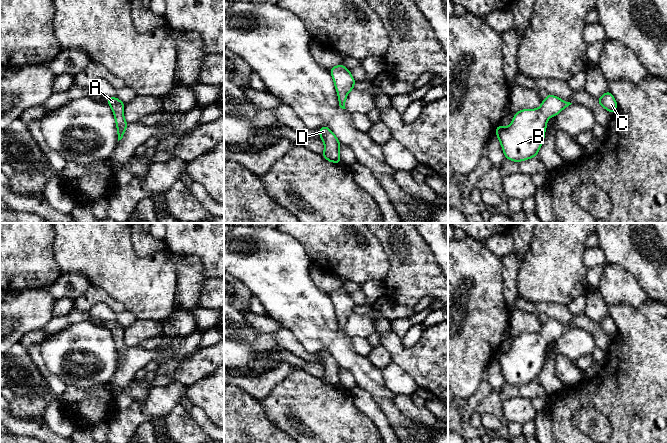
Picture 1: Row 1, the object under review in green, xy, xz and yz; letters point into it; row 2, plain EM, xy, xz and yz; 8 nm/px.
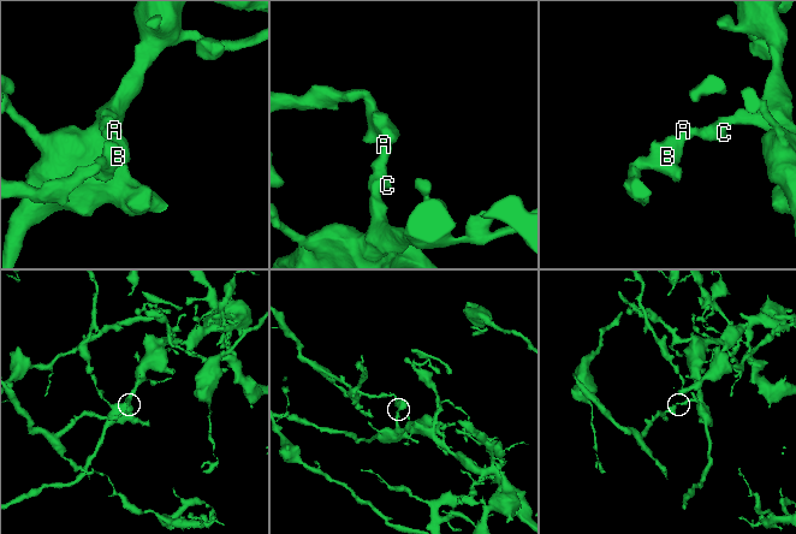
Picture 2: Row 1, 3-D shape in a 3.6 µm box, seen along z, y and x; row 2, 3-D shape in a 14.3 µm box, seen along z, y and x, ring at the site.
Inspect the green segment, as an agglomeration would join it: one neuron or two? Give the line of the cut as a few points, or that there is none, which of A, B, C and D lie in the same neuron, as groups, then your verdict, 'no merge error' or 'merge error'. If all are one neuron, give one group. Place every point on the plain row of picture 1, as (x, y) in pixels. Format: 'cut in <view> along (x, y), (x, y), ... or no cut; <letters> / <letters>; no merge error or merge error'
no cut; A B C D; no merge error

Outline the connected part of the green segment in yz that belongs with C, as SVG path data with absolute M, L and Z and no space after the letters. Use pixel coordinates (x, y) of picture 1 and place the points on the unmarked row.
M608 314L601 321L597 323L598 327L611 338L614 337L618 331L614 320Z

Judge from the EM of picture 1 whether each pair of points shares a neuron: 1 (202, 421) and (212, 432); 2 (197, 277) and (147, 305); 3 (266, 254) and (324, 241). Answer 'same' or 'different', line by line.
1: same
2: different
3: different

